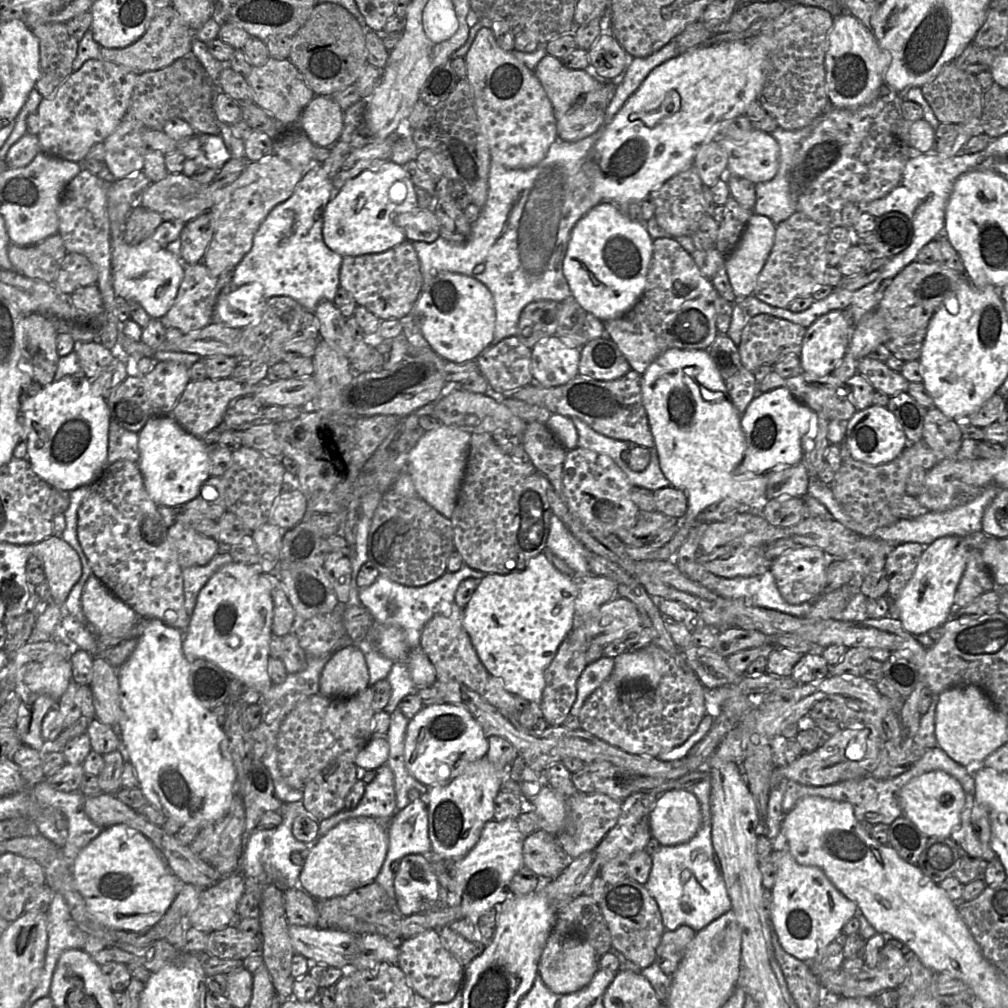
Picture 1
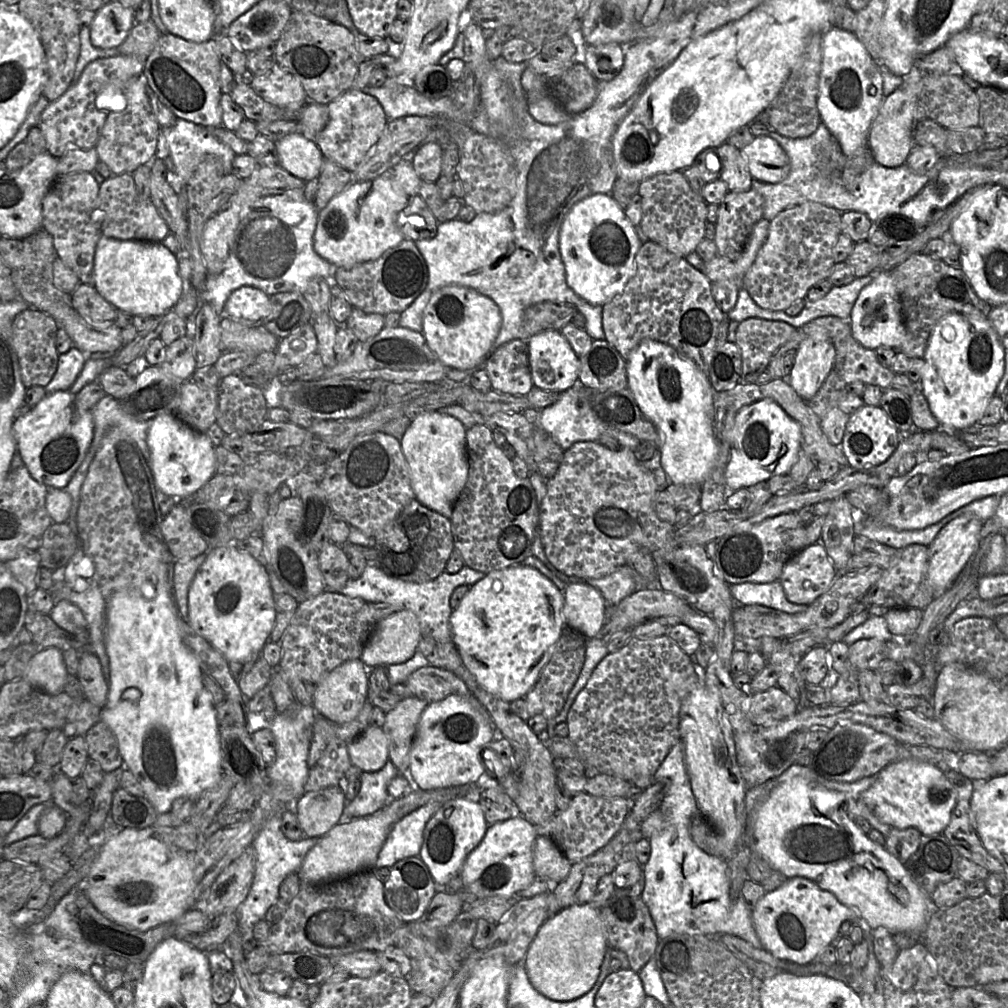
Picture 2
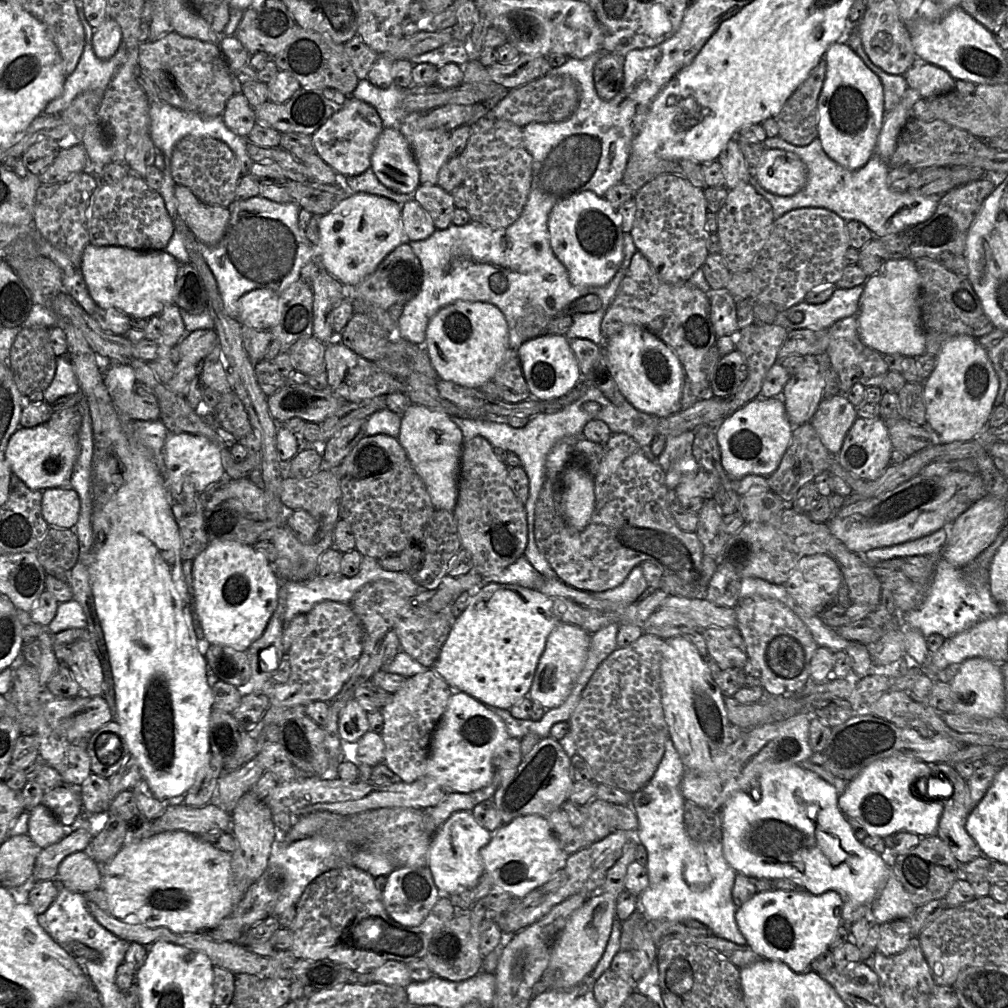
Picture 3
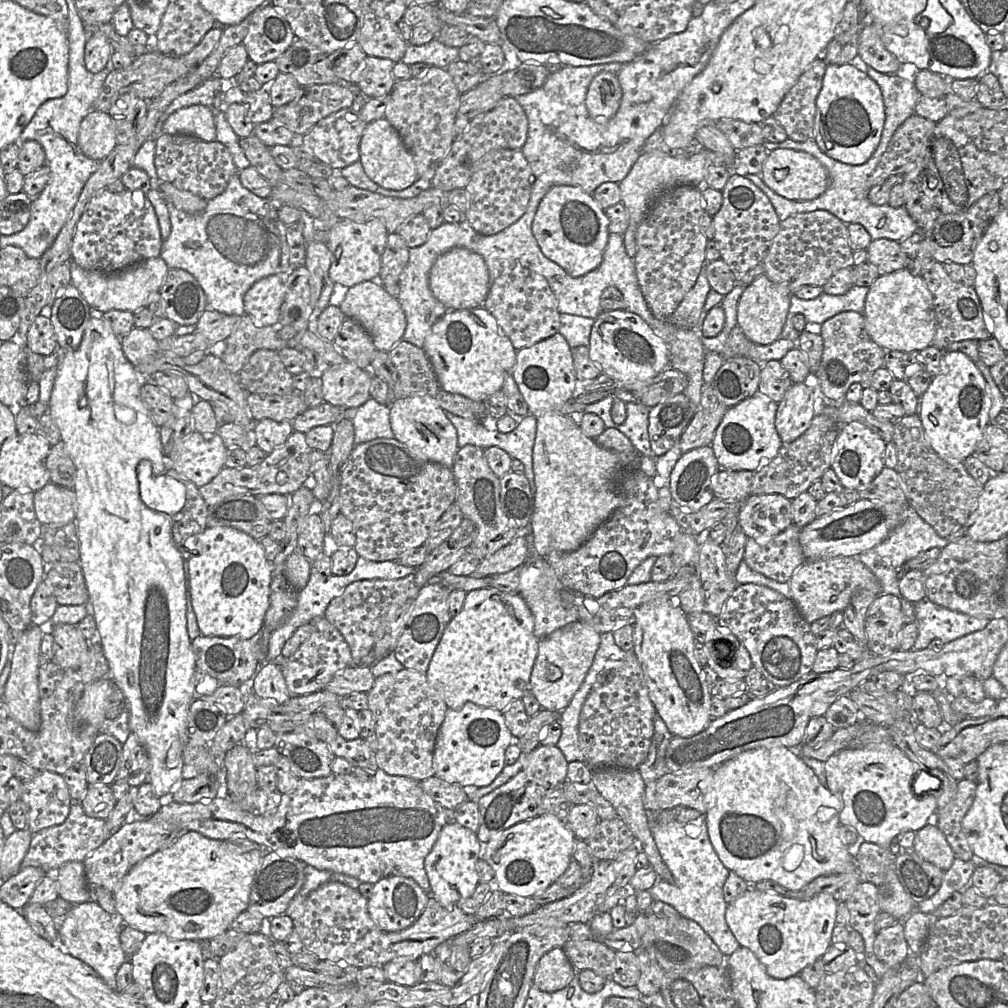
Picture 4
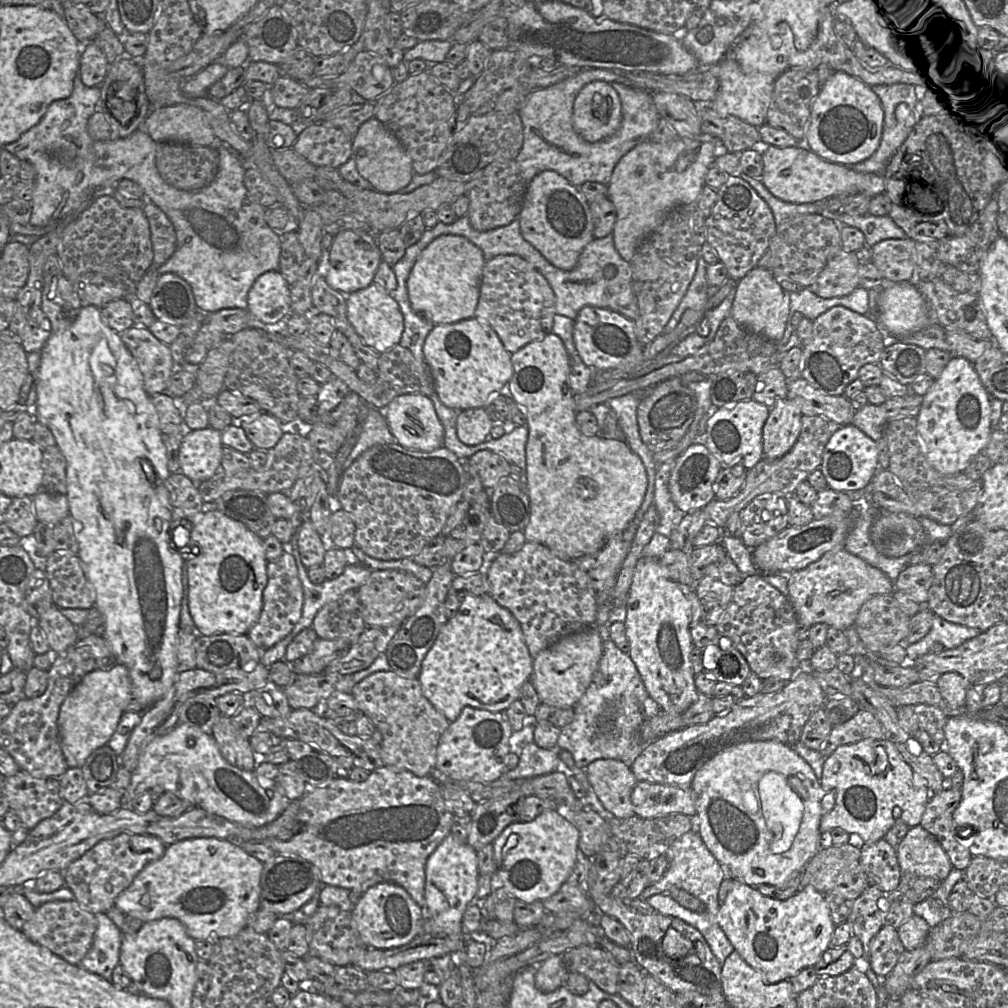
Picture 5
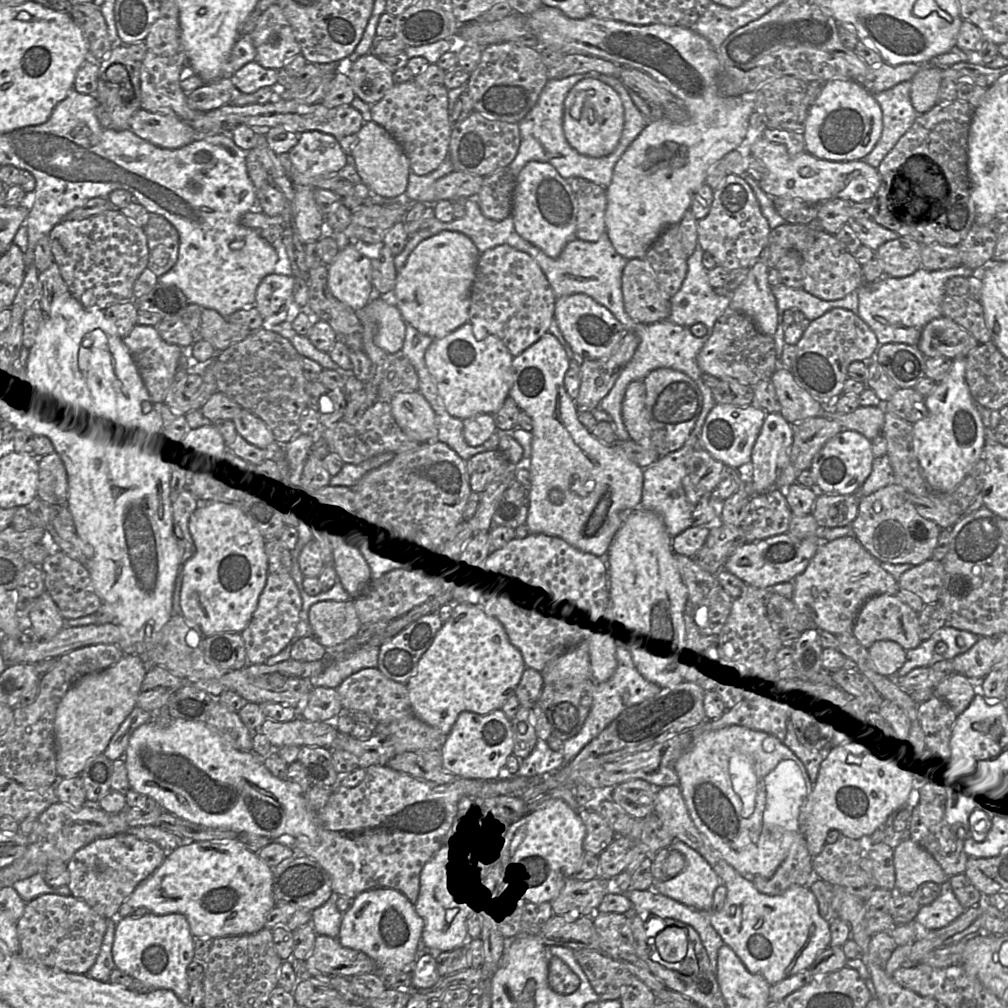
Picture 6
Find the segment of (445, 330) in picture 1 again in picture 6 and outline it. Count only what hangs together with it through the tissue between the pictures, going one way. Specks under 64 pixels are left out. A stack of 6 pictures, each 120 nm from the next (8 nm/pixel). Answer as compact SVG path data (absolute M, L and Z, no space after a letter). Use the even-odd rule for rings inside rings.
M469 322L436 339L425 353L425 364L441 396L445 409L458 419L465 420L478 414L493 414L503 405L513 385L513 356L495 335L478 340Z

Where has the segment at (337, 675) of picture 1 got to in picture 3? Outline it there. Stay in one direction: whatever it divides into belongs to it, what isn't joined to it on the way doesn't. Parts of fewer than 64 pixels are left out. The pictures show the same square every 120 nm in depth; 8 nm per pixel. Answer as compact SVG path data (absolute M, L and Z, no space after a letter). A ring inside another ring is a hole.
M349 699L339 712L338 729L340 738L356 743L368 730L367 712L355 699Z

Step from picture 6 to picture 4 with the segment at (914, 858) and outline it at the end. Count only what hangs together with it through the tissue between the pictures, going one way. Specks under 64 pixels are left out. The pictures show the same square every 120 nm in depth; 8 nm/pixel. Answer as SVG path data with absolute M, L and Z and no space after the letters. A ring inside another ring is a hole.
M929 823L915 832L912 850L944 872L951 867L955 859L946 838L934 823Z

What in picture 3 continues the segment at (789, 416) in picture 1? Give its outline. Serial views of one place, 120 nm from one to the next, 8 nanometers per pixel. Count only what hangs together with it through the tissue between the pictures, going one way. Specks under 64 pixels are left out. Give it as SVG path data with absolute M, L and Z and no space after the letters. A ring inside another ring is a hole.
M757 397L724 419L717 429L723 468L733 479L748 474L769 476L779 466L793 436L791 425L780 398Z

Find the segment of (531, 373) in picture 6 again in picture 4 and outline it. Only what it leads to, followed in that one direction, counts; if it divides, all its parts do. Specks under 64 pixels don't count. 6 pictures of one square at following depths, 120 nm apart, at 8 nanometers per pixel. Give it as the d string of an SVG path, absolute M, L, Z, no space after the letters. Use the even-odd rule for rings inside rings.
M560 334L536 344L516 350L516 360L512 374L518 389L527 403L529 414L537 421L536 437L533 447L533 471L535 493L530 531L533 536L533 548L542 557L552 551L571 552L578 549L605 522L617 507L618 477L625 471L621 467L619 453L600 448L595 440L586 437L579 422L584 412L573 413L572 418L560 412L563 405L572 397L576 386L576 374L573 368L572 348Z

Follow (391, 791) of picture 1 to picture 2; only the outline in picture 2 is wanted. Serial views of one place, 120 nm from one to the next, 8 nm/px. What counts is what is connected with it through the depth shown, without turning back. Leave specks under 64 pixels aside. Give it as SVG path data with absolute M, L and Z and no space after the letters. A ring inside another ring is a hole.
M390 760L379 771L363 772L360 792L352 801L346 802L339 823L375 813L394 800L388 793L388 784L399 774Z

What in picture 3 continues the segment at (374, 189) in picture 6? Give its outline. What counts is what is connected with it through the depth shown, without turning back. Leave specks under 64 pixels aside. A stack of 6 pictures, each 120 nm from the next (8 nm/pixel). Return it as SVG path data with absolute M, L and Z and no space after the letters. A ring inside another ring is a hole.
M385 128L378 136L371 155L371 166L378 180L400 194L413 194L419 187L419 167L405 137L395 128Z

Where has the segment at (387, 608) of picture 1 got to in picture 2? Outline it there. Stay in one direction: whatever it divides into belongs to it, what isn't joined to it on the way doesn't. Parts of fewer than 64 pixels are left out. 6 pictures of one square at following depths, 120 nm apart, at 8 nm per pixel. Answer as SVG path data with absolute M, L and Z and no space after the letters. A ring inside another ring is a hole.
M367 565L362 576L357 580L349 579L339 593L350 598L361 598L366 603L387 603L401 607L401 610L412 611L417 616L420 625L418 651L426 657L431 666L453 672L465 682L472 693L475 693L477 689L475 679L465 669L452 641L450 617L453 610L450 606L450 598L458 586L472 586L485 576L483 572L465 565L458 573L450 574L444 571L432 581L412 583L391 577L377 566Z

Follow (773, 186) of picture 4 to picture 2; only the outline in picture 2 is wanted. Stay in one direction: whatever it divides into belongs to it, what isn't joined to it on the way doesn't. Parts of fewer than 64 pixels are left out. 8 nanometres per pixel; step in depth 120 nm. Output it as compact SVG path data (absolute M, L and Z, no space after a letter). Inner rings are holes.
M756 136L740 150L750 175L764 183L779 183L790 170L790 161L782 147L769 136Z

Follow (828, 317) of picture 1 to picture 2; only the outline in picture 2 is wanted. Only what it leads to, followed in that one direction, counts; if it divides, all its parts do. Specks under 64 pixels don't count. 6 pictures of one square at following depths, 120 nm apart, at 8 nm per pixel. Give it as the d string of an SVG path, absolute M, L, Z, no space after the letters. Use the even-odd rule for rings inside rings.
M807 337L796 351L789 384L804 401L808 402L833 371L835 361L836 350L830 340Z

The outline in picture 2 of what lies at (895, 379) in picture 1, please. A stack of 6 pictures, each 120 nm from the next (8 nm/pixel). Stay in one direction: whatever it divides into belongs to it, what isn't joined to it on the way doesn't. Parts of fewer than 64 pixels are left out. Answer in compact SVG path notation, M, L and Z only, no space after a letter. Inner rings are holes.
M851 336L847 342L847 352L842 367L845 383L861 381L866 385L876 385L883 390L891 388L895 373L881 365L875 352L862 346Z

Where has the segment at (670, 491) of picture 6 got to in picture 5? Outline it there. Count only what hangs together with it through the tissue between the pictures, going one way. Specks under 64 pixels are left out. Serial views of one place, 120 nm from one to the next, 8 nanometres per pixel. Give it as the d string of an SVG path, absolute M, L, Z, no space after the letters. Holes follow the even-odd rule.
M676 459L658 465L655 475L653 505L656 507L660 521L656 533L670 538L672 531L680 524L685 514L674 504L668 484Z

